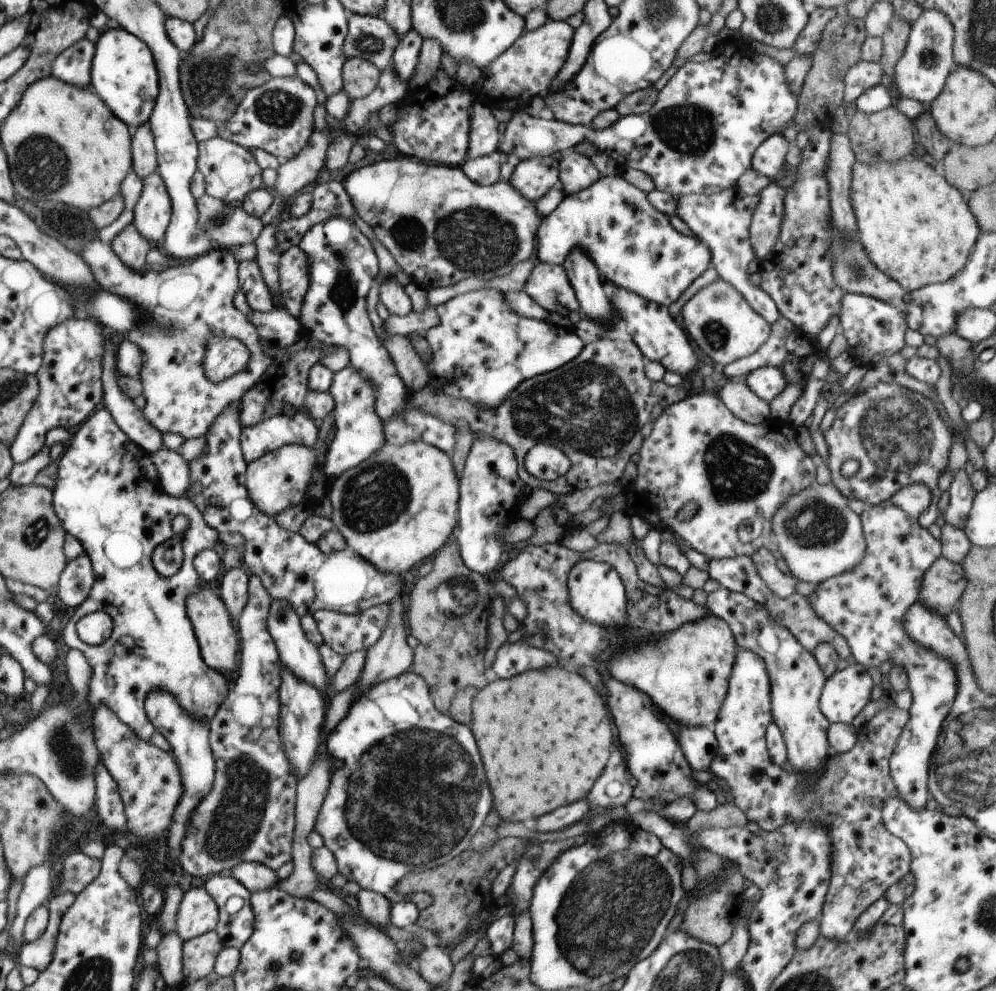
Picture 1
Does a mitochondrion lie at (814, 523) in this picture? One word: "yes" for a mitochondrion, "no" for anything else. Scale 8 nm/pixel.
yes

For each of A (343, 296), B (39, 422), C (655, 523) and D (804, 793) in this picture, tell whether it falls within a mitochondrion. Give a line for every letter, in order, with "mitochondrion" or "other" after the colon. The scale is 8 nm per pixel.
A: mitochondrion
B: other
C: other
D: mitochondrion

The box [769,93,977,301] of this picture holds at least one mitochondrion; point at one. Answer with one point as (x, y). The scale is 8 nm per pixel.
(855, 270)

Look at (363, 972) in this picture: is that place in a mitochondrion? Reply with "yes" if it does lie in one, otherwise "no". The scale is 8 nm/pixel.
no

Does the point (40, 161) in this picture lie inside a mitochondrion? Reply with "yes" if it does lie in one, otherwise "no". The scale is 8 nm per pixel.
yes

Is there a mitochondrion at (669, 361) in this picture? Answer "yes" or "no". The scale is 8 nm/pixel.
no

